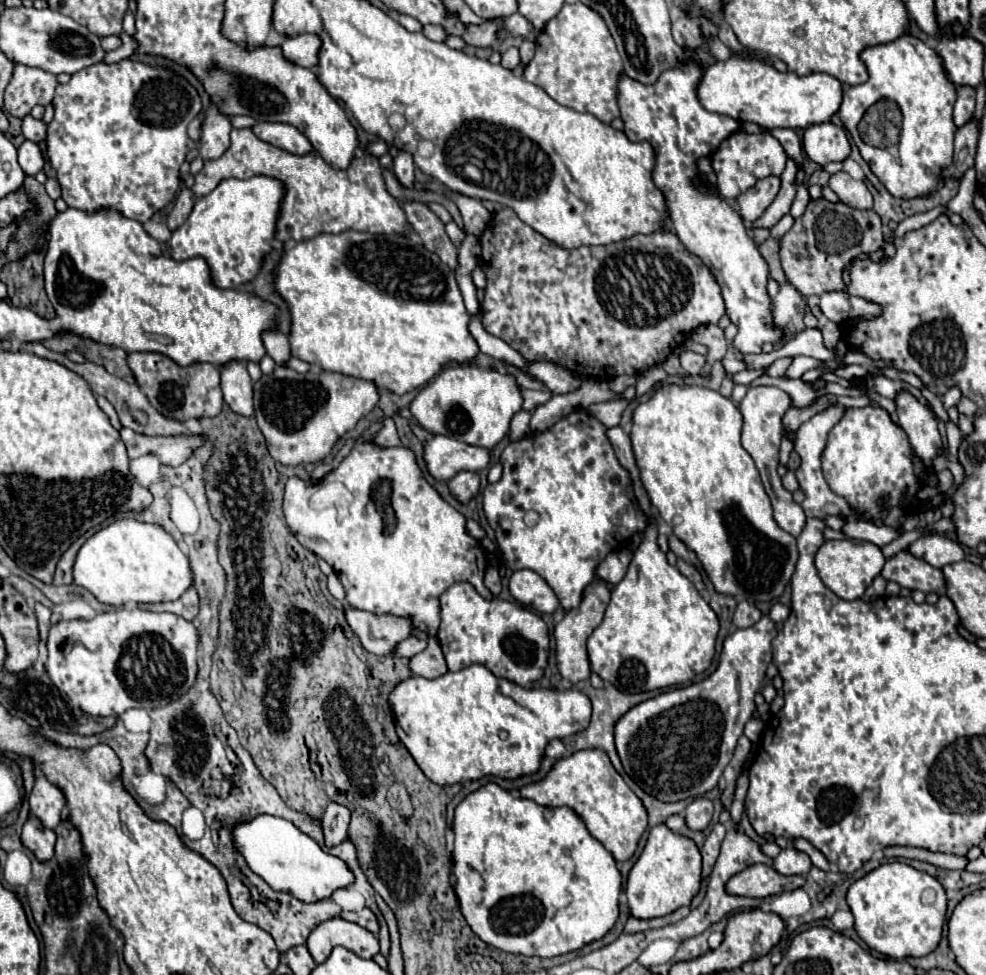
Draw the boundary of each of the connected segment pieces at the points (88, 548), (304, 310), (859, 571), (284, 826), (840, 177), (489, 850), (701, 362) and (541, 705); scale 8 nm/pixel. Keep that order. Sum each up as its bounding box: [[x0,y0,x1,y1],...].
[[73,517,193,607],[273,231,479,395],[815,539,885,601],[233,815,355,903],[829,171,873,209],[453,783,621,957],[681,351,707,375],[389,665,591,785]]

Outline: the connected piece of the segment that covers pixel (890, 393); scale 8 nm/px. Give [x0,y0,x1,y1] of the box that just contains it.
[875,377,929,405]

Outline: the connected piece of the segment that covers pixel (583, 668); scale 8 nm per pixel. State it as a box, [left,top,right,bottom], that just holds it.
[555,581,611,685]

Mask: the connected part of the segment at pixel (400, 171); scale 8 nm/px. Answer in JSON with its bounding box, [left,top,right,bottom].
[393,151,415,187]

